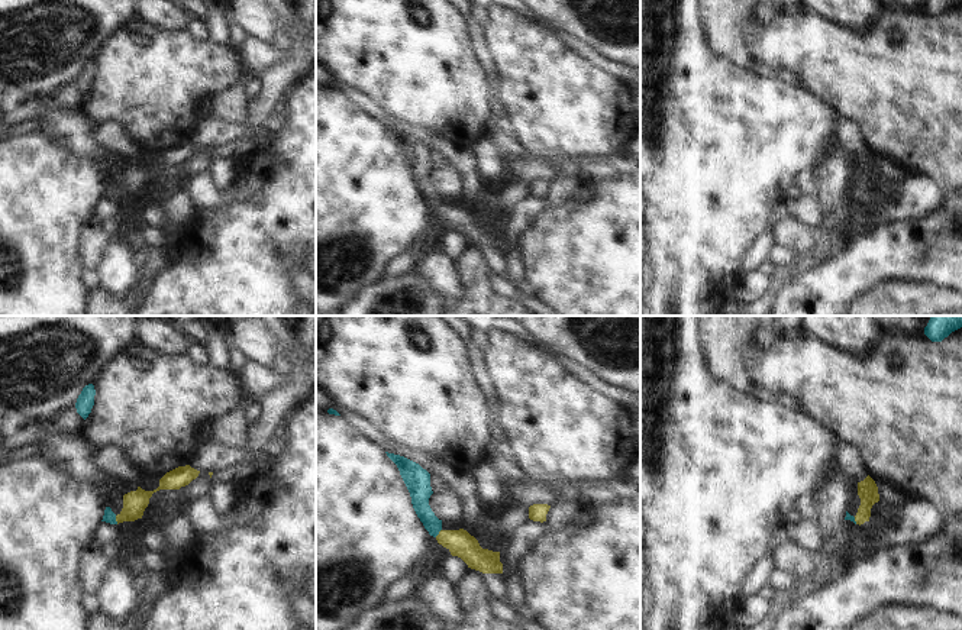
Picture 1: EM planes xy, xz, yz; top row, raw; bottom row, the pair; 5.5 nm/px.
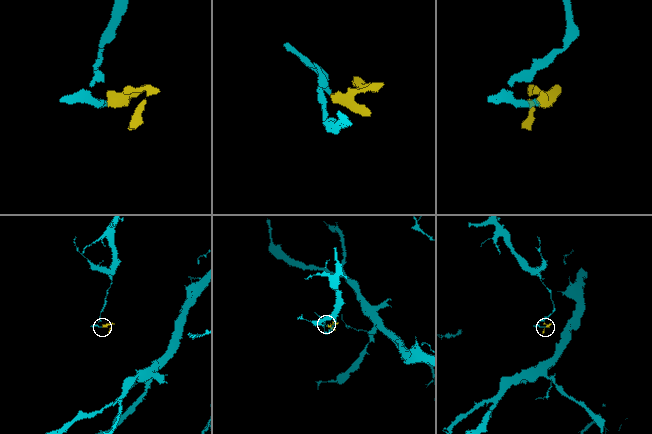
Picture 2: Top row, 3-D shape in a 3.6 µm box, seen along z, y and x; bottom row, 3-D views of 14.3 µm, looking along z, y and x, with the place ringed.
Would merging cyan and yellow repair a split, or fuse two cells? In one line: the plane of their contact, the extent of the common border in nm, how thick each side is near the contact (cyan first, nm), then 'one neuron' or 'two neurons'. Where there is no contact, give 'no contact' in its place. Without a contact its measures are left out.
xy | 50 nm | 70/130 nm | one neuron

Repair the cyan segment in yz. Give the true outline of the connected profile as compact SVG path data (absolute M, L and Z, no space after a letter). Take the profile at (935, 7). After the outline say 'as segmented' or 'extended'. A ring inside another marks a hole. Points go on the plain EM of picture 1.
M927 0L924 3L924 10L932 17L942 17L945 13L948 13L952 7L961 4L962 0Z; as segmented

